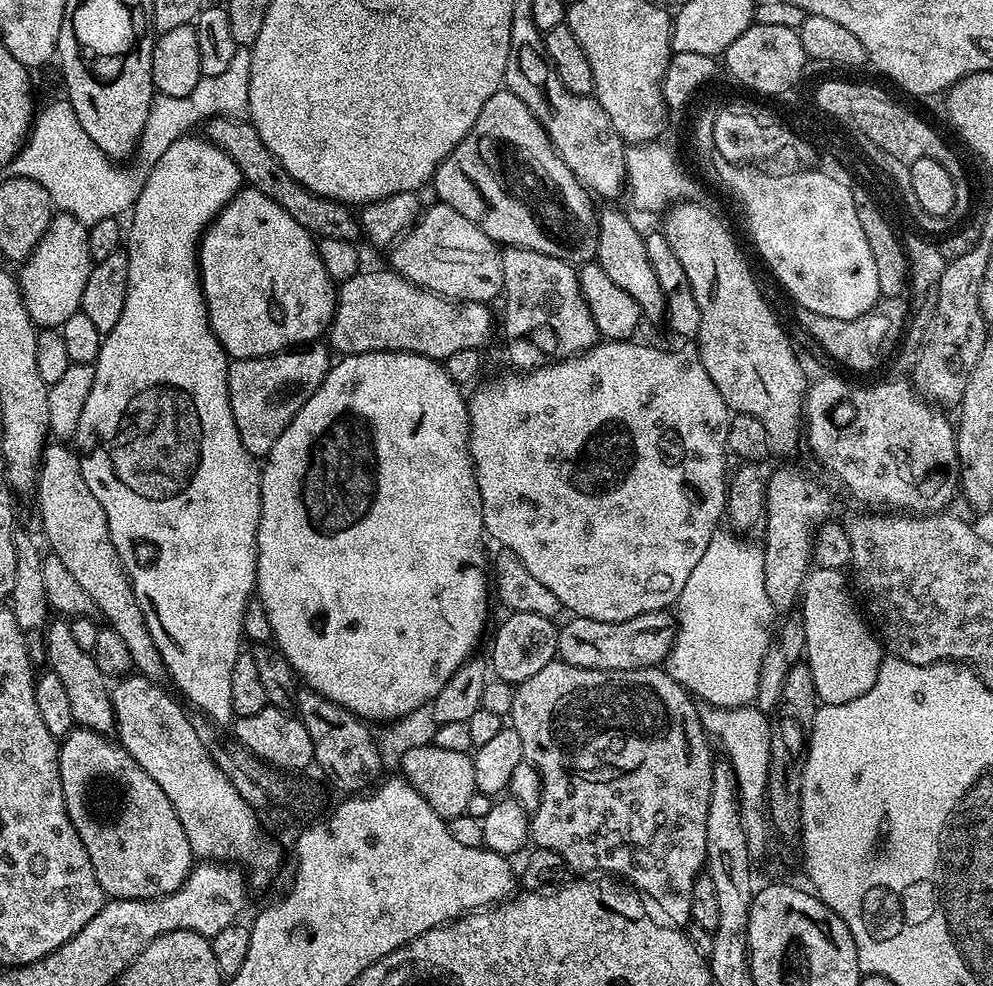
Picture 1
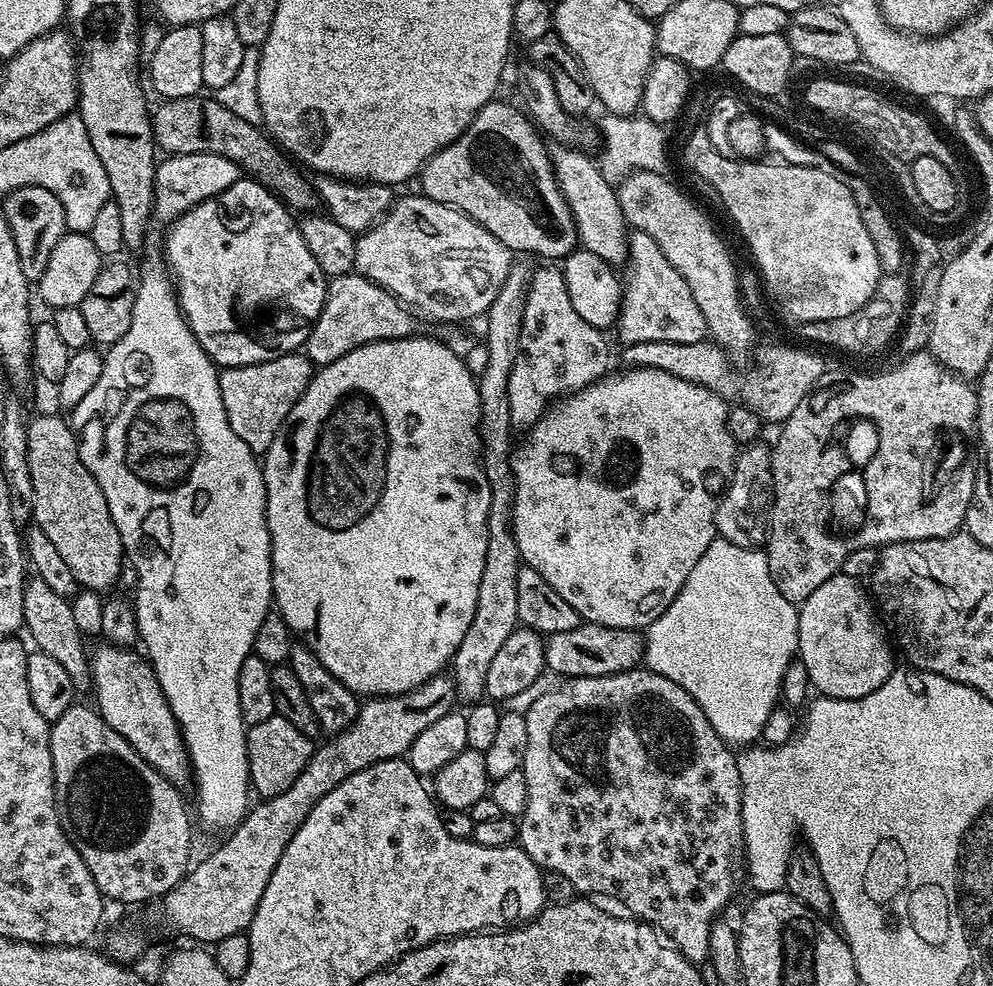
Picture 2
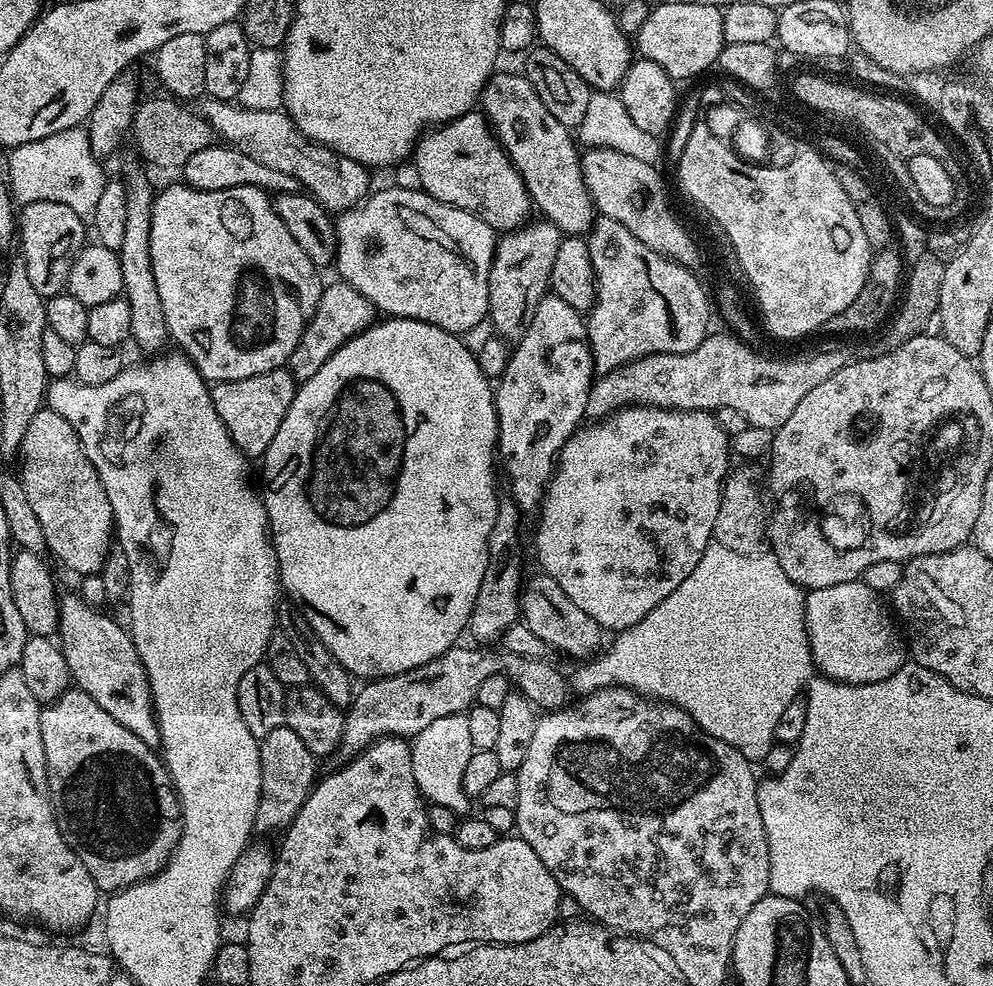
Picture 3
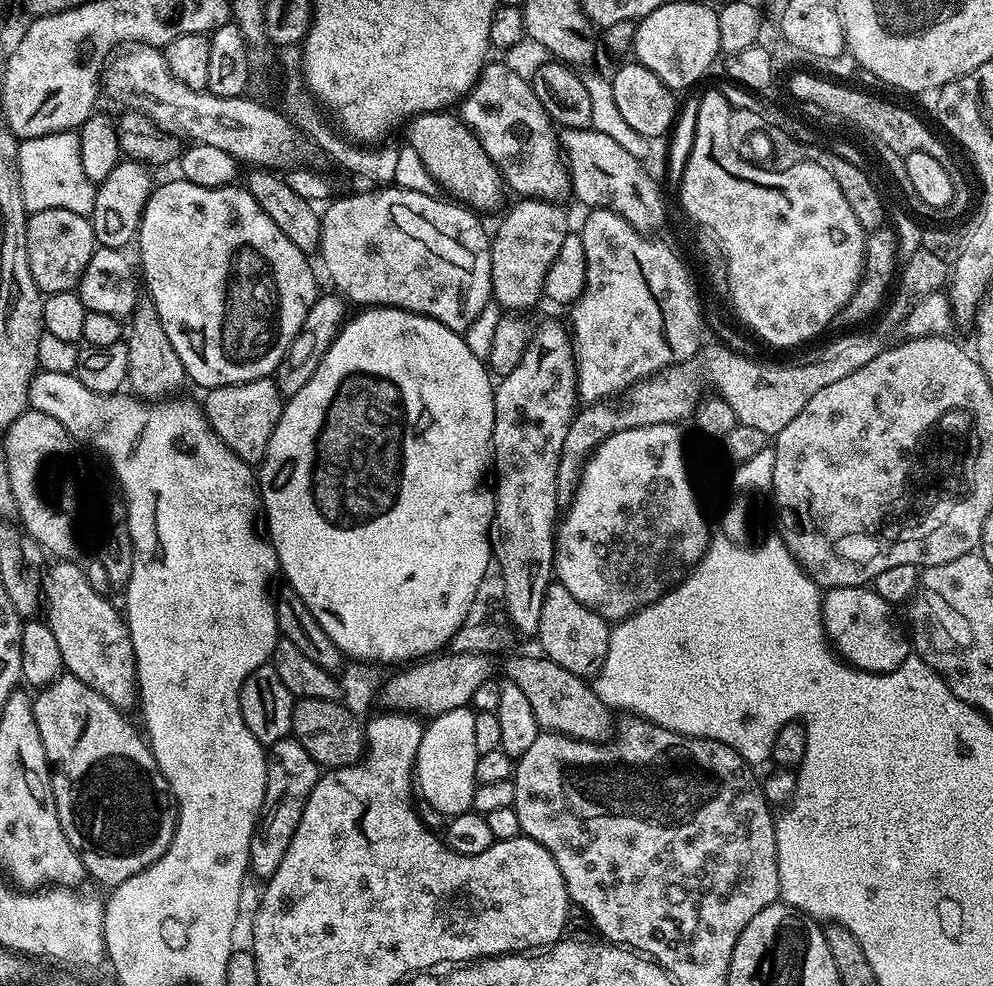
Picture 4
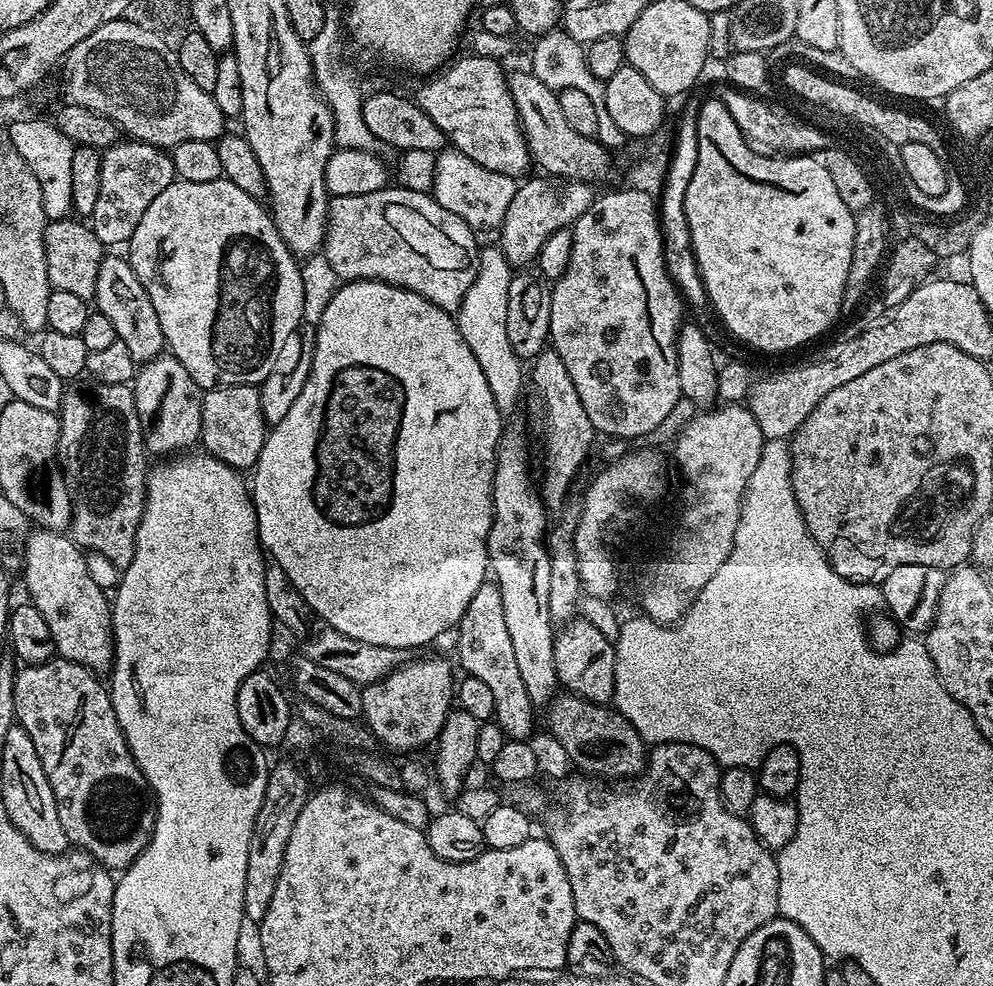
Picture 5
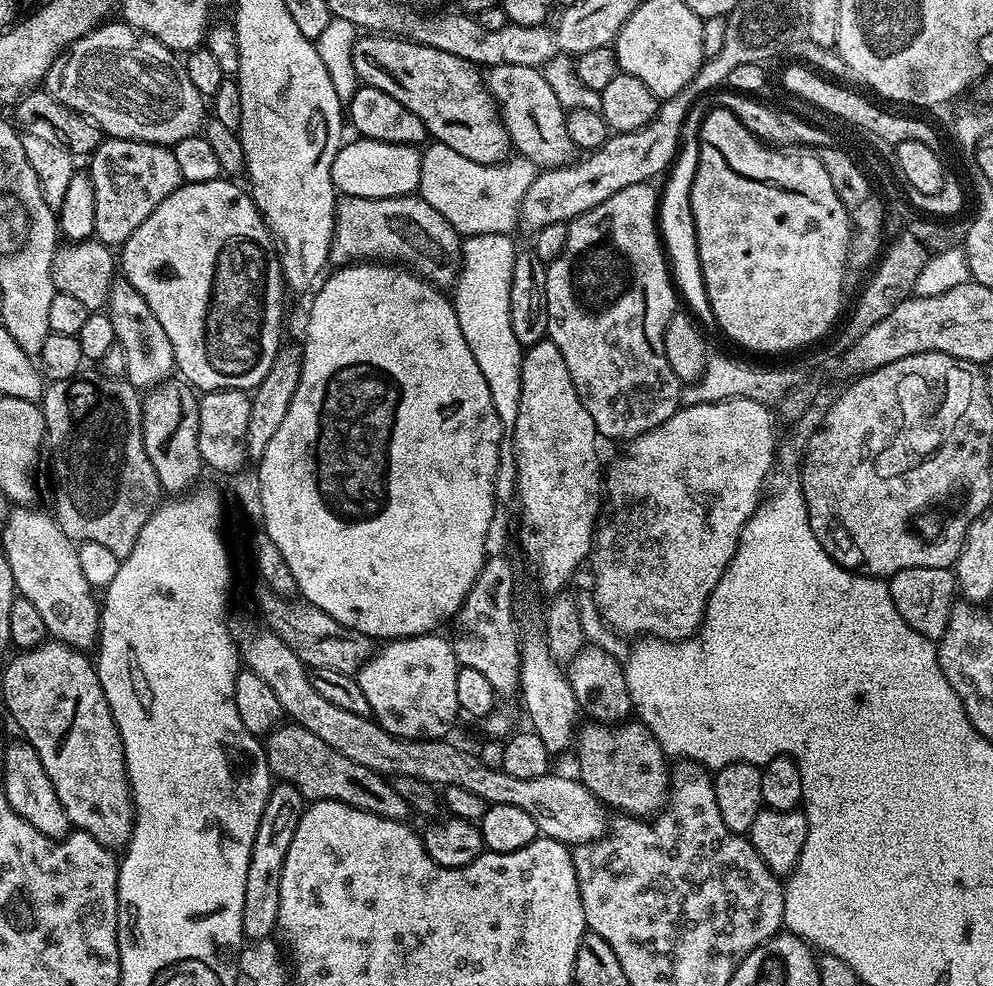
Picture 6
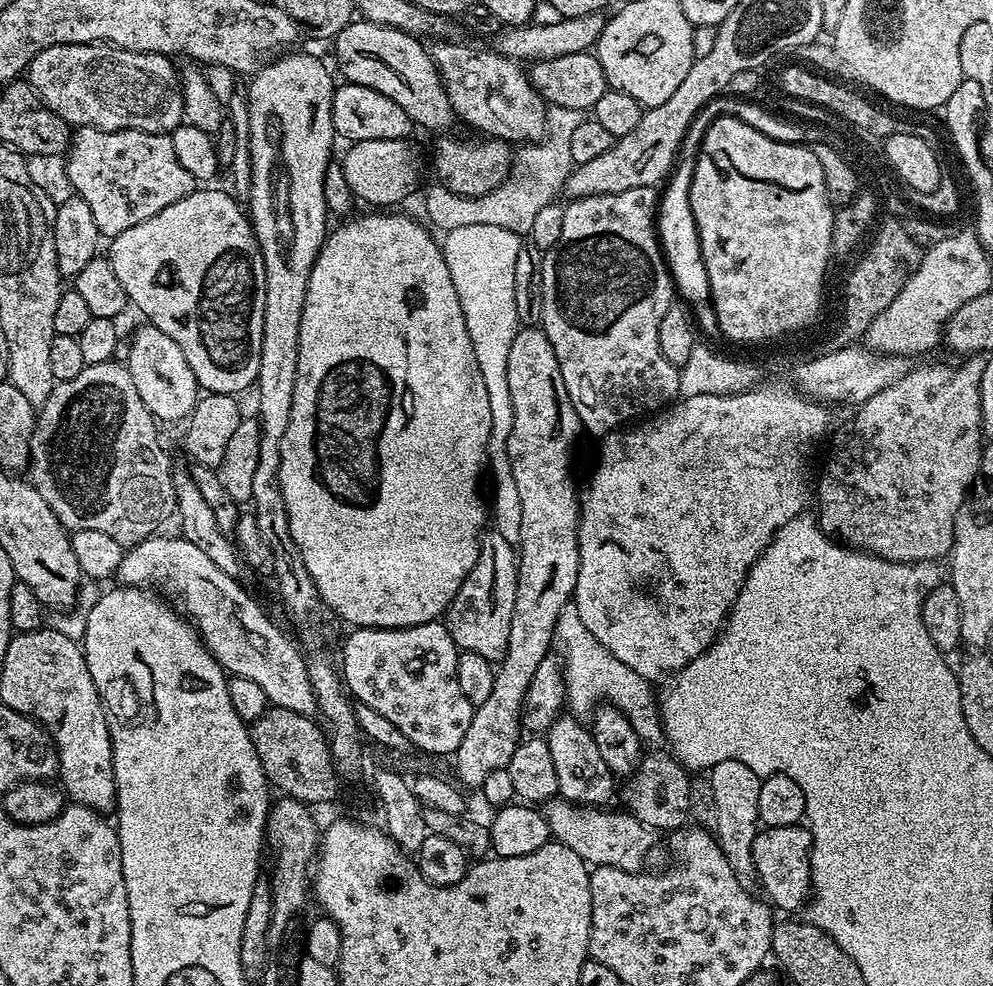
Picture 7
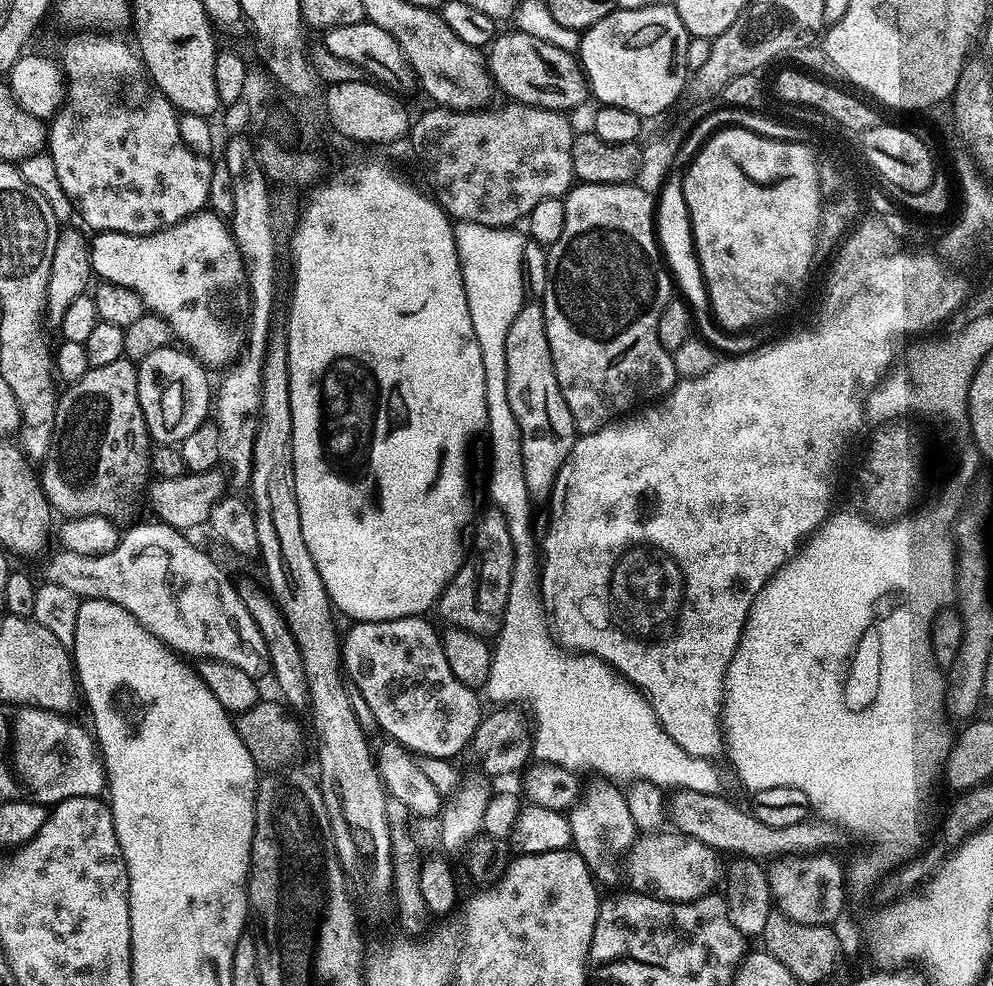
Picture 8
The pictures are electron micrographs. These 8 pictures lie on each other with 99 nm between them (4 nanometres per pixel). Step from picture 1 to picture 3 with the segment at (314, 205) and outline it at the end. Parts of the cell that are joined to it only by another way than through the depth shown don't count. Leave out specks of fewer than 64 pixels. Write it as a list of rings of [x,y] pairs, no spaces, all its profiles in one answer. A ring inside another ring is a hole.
[[[174,98],[166,100],[141,99],[132,116],[130,137],[136,143],[140,156],[148,164],[156,168],[183,169],[186,162],[198,150],[213,147],[214,133],[212,128],[199,111],[191,112],[191,107],[185,106]]]

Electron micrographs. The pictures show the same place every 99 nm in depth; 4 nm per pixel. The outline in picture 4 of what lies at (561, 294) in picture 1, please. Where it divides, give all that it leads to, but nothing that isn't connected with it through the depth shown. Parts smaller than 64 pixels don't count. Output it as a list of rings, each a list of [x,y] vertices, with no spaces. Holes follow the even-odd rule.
[[[548,320],[544,325],[537,327],[532,335],[532,342],[528,347],[526,354],[522,356],[522,362],[510,370],[510,374],[503,377],[495,385],[496,394],[496,413],[494,414],[494,434],[492,435],[492,468],[494,469],[494,491],[496,493],[496,509],[492,525],[488,531],[488,539],[492,542],[492,554],[494,557],[495,567],[498,569],[502,581],[505,583],[502,603],[508,607],[508,616],[512,619],[511,627],[522,635],[535,637],[538,630],[538,618],[542,618],[542,604],[544,595],[549,584],[554,580],[554,557],[556,555],[556,541],[554,537],[558,532],[558,509],[555,502],[555,479],[558,478],[558,464],[562,454],[563,442],[566,439],[566,432],[571,428],[573,417],[578,412],[578,393],[576,390],[576,356],[572,353],[572,338],[567,327],[564,328],[556,320]]]

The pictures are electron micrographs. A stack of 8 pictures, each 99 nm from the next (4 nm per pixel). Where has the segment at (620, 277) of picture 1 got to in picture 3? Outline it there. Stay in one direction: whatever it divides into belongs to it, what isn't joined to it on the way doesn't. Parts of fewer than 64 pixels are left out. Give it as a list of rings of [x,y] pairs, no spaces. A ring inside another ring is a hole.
[[[503,70],[497,71],[489,78],[488,85],[480,94],[478,104],[492,131],[496,133],[497,140],[508,151],[512,164],[520,171],[520,176],[524,180],[533,205],[539,211],[541,208],[545,212],[543,215],[552,221],[561,233],[570,236],[584,236],[591,232],[594,223],[594,205],[582,174],[581,149],[570,129],[562,126],[562,122],[558,122],[558,118],[554,118],[554,114],[550,114],[550,110],[546,110],[546,106],[542,106],[542,98],[538,98],[528,77],[523,74],[515,76],[514,73],[503,72]]]

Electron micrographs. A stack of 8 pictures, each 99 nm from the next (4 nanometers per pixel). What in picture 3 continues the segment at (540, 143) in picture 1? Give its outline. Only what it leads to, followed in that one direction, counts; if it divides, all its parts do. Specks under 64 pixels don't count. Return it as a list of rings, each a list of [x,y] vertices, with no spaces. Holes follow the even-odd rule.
[[[473,110],[459,116],[449,124],[442,124],[425,131],[414,149],[414,163],[421,178],[420,187],[438,202],[466,210],[480,216],[497,233],[508,233],[529,223],[534,205],[520,176],[520,171],[512,164],[508,151],[502,147],[492,131],[487,119],[479,111]]]

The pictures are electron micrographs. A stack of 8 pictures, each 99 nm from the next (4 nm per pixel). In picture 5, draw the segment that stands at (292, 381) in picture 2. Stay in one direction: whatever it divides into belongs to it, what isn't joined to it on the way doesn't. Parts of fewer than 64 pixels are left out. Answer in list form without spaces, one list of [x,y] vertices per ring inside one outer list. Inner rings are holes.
[[[222,384],[218,388],[207,389],[203,393],[200,405],[202,426],[199,443],[203,451],[234,469],[255,469],[258,454],[262,454],[266,435],[259,387],[254,384]]]

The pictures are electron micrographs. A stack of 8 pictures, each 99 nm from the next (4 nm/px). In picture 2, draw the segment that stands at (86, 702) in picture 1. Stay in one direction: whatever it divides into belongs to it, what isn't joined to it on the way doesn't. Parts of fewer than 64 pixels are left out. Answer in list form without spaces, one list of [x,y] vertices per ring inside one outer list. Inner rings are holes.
[[[32,578],[24,586],[24,628],[32,635],[37,649],[50,658],[58,658],[62,662],[66,674],[70,674],[70,682],[74,682],[77,693],[84,694],[92,688],[92,666],[89,649],[84,649],[85,637],[81,635],[77,623],[74,622],[74,610],[69,597],[54,594],[46,582]]]

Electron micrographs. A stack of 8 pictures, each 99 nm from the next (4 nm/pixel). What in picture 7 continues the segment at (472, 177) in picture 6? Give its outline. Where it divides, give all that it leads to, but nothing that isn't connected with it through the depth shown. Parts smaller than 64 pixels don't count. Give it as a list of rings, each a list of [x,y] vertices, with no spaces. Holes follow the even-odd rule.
[[[547,107],[545,138],[539,142],[521,145],[513,155],[513,165],[507,179],[494,191],[484,196],[462,197],[454,194],[441,184],[434,184],[426,196],[426,212],[429,220],[445,232],[458,229],[459,226],[502,226],[526,236],[534,226],[535,215],[542,207],[553,203],[560,194],[566,180],[574,169],[571,157],[571,135],[585,118],[585,111],[574,110],[573,107]],[[563,116],[568,116],[563,120]]]

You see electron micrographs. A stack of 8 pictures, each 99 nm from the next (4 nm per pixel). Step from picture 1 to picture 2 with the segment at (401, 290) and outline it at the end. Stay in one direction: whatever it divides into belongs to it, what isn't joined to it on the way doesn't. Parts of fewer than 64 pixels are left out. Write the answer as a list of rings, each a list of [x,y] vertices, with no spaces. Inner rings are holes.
[[[349,274],[331,277],[327,285],[328,293],[322,310],[306,332],[306,355],[313,365],[338,362],[338,358],[350,354],[350,350],[358,350],[358,346],[379,340],[401,340],[417,331],[412,321],[413,313],[381,284],[370,282],[359,274]]]

